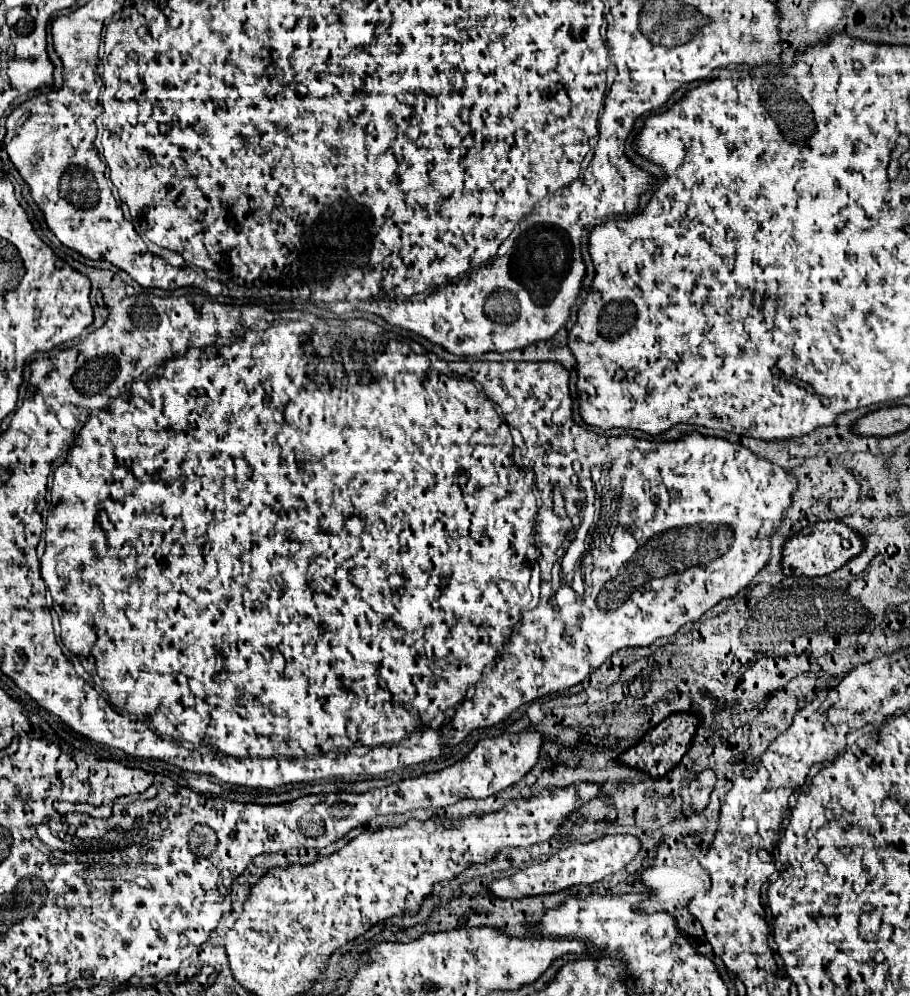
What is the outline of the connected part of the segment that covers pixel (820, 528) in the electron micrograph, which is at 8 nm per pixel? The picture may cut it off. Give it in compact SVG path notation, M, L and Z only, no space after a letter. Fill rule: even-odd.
M829 520L829 522L817 522L807 528L803 528L797 536L787 540L785 552L783 552L783 572L785 576L825 576L835 572L837 568L843 568L851 558L859 556L865 548L865 540L861 534L857 534L853 528L849 528L841 520ZM841 534L851 534L851 548L845 550L841 546Z

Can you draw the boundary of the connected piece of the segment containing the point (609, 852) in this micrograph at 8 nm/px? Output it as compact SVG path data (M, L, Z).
M629 834L627 836L603 836L603 838L587 842L587 844L575 844L571 848L559 850L549 860L545 860L537 866L523 868L509 878L501 878L501 880L493 882L491 890L499 898L525 898L525 896L561 892L561 890L577 886L577 884L587 886L587 884L603 880L605 876L627 866L627 862L631 862L637 856L639 848L641 848L641 844L635 836L629 836Z

